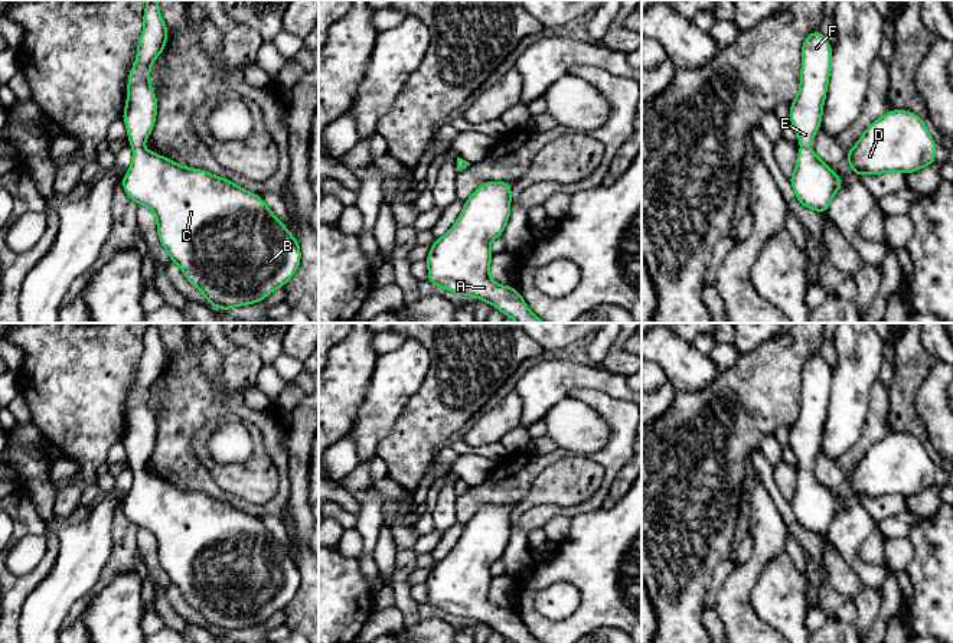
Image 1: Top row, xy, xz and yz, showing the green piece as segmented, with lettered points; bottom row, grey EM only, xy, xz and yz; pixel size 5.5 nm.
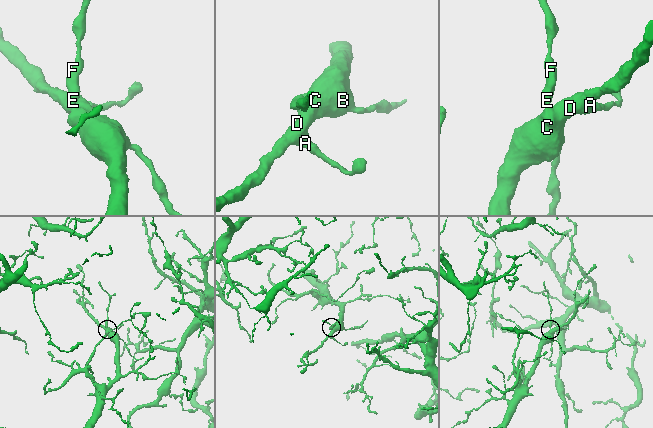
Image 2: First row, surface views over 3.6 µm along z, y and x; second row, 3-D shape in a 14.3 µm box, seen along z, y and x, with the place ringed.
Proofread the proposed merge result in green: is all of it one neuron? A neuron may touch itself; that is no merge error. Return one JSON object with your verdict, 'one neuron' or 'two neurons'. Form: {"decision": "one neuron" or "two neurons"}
{"decision": "one neuron"}

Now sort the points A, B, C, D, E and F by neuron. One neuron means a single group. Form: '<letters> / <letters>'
A B C D E F

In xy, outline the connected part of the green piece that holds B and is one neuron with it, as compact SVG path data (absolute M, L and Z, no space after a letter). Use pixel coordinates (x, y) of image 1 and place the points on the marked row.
M147 0L143 20L144 30L128 75L123 112L130 146L134 148L133 163L121 180L123 187L133 202L154 212L159 239L169 258L182 268L187 281L200 290L210 306L228 311L261 301L284 287L297 271L301 260L298 241L260 195L236 186L231 179L180 166L141 146L156 124L157 112L157 97L150 87L150 66L163 52L169 36L159 0Z

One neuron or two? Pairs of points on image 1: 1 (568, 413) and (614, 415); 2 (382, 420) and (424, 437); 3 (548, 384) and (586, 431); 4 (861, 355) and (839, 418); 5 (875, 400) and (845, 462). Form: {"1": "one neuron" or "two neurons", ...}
{"1": "two neurons", "2": "two neurons", "3": "two neurons", "4": "one neuron", "5": "one neuron"}

